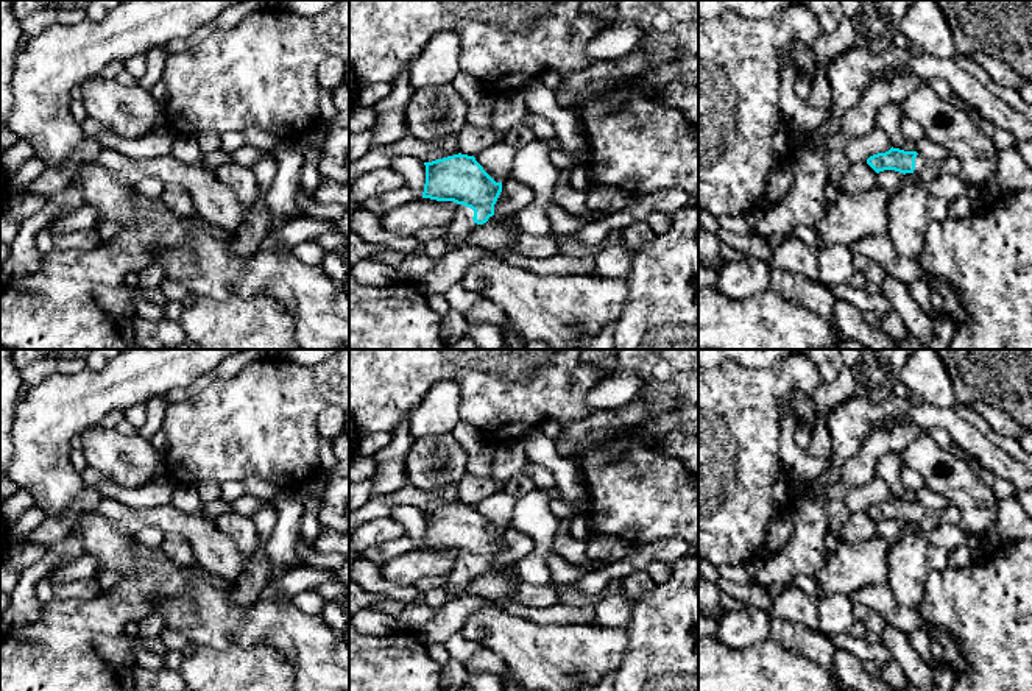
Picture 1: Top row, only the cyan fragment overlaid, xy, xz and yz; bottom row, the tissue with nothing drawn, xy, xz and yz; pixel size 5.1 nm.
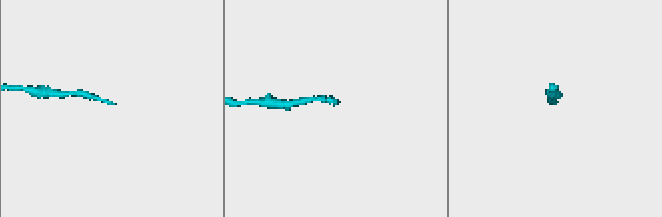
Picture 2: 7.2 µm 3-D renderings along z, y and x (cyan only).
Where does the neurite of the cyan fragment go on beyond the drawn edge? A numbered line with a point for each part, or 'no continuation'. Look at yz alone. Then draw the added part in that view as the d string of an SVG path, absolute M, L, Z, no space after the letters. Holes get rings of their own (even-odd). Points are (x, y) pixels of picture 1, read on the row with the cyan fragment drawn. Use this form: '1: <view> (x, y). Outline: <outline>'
1: yz (926, 170). Outline: M917 154L914 175L923 184L934 181L935 178L938 178L942 175L940 162L929 161L929 159L923 158L921 154Z

